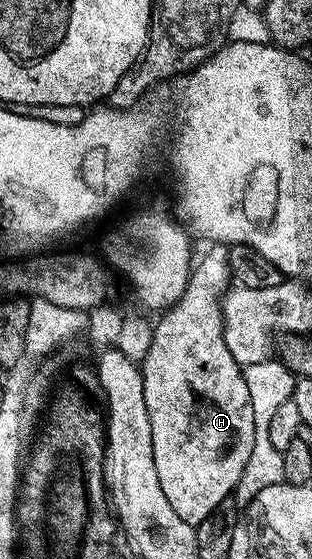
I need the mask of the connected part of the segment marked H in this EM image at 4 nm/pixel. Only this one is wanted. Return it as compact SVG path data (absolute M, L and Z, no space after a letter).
M213 244L205 255L196 259L195 265L189 271L189 283L179 296L174 306L169 307L156 319L153 327L153 343L147 350L146 358L141 361L141 379L143 380L143 400L147 400L147 416L151 420L151 448L155 456L155 472L159 472L159 488L163 488L163 496L175 508L175 516L187 524L197 527L207 516L211 516L226 501L225 498L234 493L239 484L239 476L243 476L243 468L247 468L247 460L251 456L251 447L255 444L255 412L249 403L247 392L247 380L243 373L243 367L231 356L225 339L223 328L223 316L221 315L221 299L225 297L226 290L231 286L231 275L229 273L229 246L225 244Z

